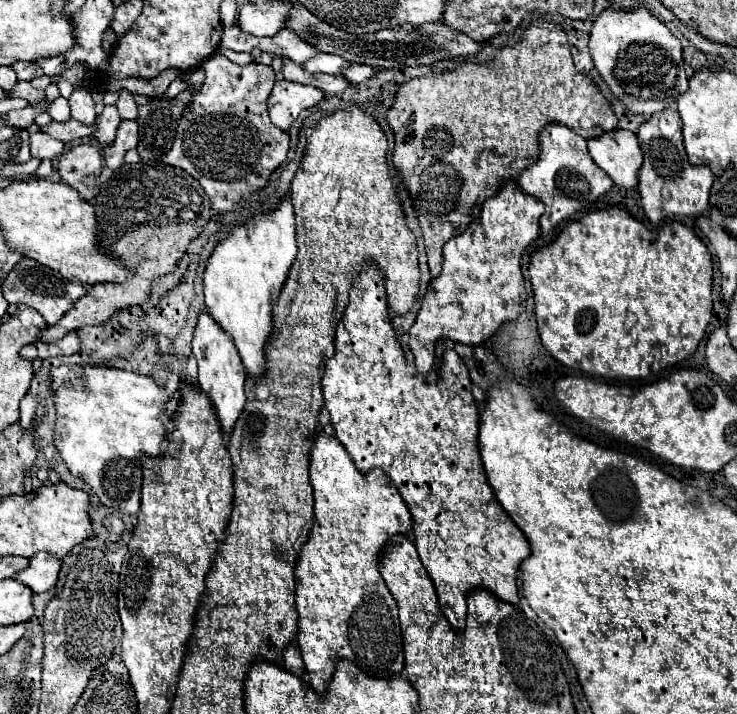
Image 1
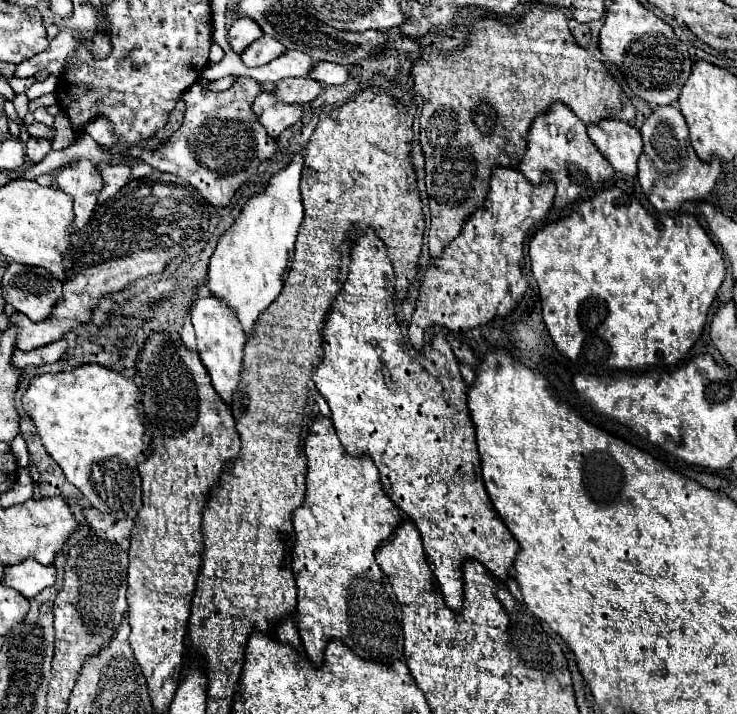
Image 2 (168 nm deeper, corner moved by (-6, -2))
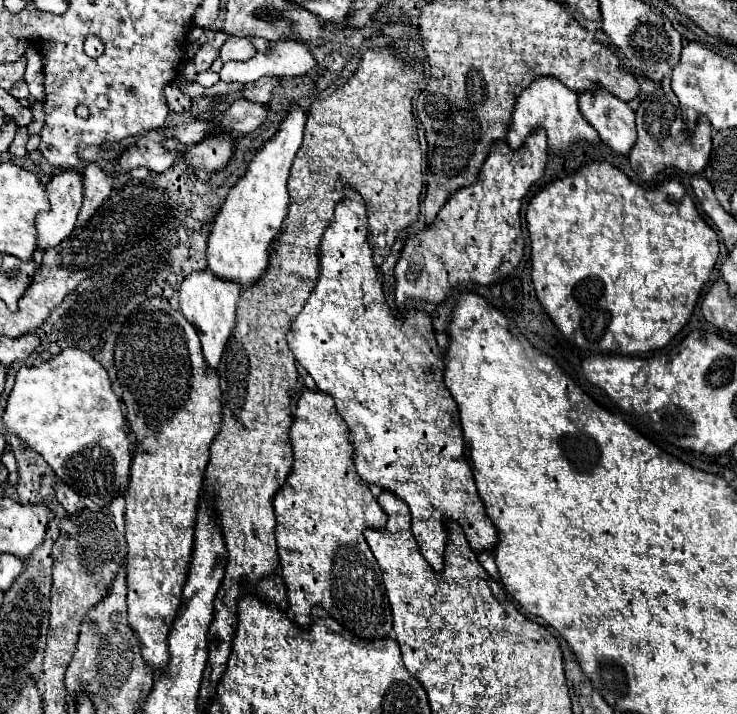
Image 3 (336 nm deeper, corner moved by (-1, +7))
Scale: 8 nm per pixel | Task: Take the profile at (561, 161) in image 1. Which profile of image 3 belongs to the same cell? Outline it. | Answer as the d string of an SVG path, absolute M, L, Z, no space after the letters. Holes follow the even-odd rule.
M552 77L536 79L526 91L518 95L514 115L512 115L512 127L508 133L510 149L518 151L538 127L544 129L548 135L548 149L552 155L568 153L574 143L596 145L600 141L594 127L588 121L584 121L584 117L578 111L578 95L568 87L564 87L560 81L554 81Z

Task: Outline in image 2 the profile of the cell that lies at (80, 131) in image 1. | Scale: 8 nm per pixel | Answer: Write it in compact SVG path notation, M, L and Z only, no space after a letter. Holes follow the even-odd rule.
M33 122L33 124L29 126L29 134L31 134L31 136L37 136L37 138L53 138L53 136L55 136L55 130L49 130L45 124Z

